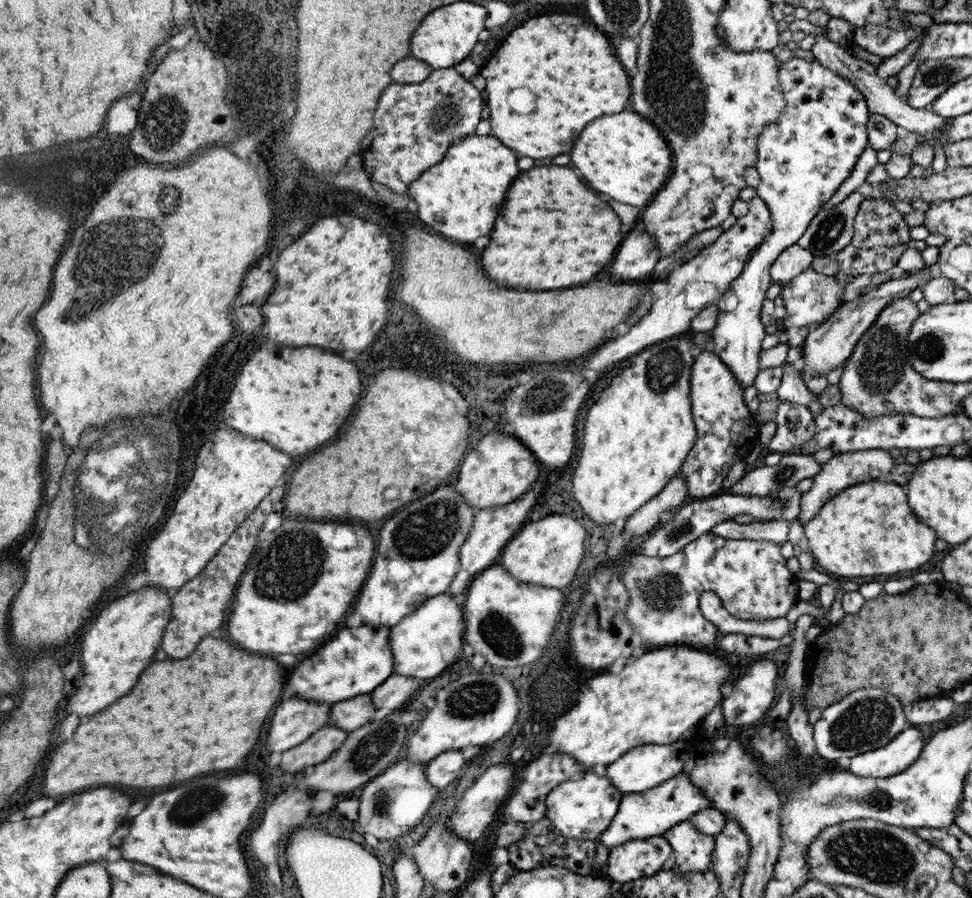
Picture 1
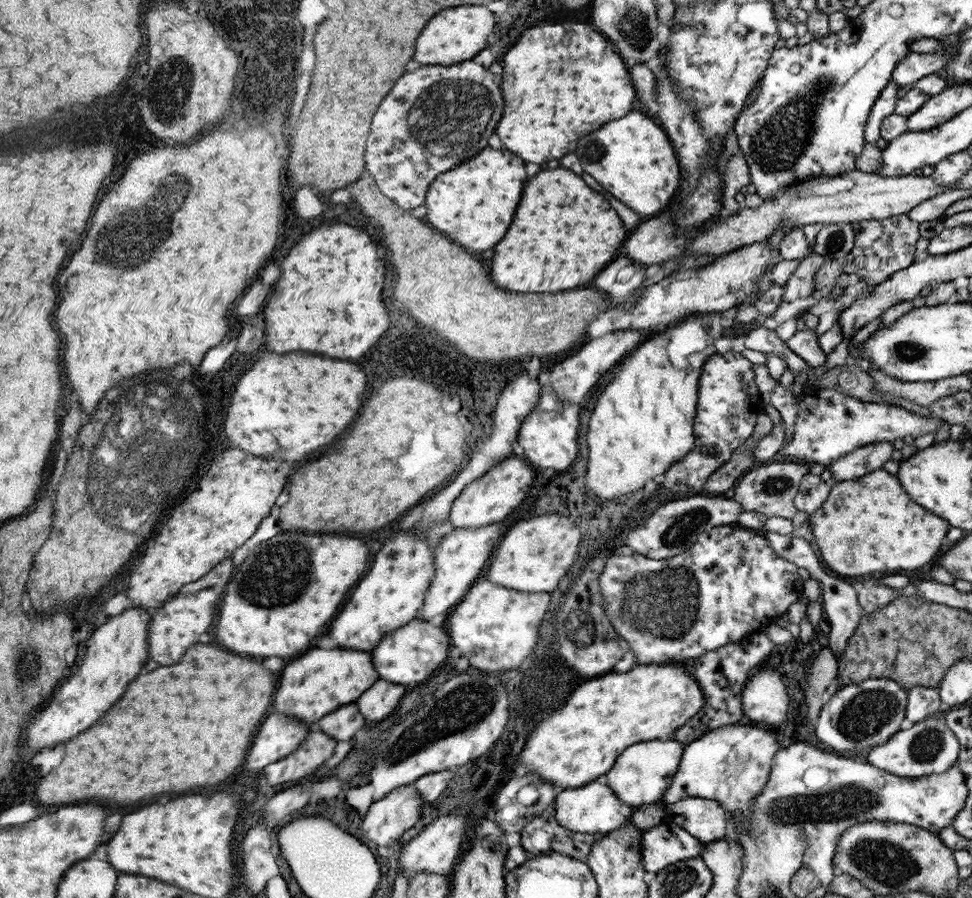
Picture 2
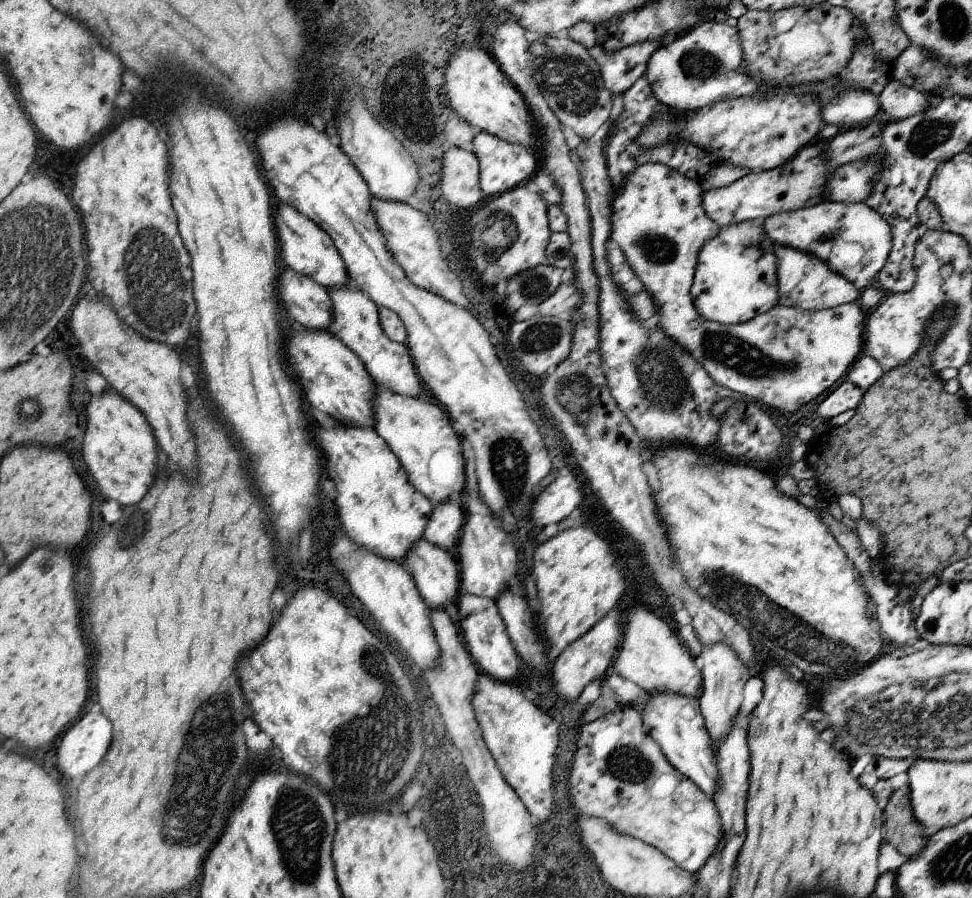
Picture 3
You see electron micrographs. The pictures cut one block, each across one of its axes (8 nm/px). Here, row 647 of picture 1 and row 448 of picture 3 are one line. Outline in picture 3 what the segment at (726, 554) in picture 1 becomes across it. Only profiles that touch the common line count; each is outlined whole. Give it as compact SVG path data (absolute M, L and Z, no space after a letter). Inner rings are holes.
M579 142L575 152L577 158L581 160L585 174L583 174L583 194L585 194L585 204L587 204L587 214L589 214L589 226L591 226L591 256L593 256L593 272L597 276L597 288L599 288L599 300L597 300L597 310L599 310L599 328L601 328L601 360L605 360L605 380L609 380L609 388L613 390L613 400L617 402L617 408L621 408L621 412L629 418L629 424L635 428L637 436L641 436L641 440L645 440L649 444L647 450L663 450L663 448L693 448L693 450L701 450L701 448L709 448L717 442L717 436L721 432L723 426L723 418L721 414L715 414L715 406L721 400L735 400L741 402L745 400L745 396L727 390L723 386L719 386L703 368L703 364L699 364L689 350L685 350L685 346L681 346L679 342L675 342L673 338L669 338L669 334L665 334L661 328L653 328L653 330L645 330L641 326L641 320L637 318L637 314L633 314L627 296L623 294L623 290L613 282L613 272L609 266L609 258L607 258L607 250L605 250L605 242L611 240L611 230L613 230L613 184L607 176L607 164L605 158L601 154L603 142L601 144L587 144Z

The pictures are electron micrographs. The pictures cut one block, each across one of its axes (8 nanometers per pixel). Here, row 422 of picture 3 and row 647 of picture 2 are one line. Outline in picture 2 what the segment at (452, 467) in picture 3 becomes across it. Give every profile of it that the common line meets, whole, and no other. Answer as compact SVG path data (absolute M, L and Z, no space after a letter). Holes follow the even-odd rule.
M413 620L405 624L403 628L397 628L395 632L389 632L383 636L383 640L377 644L377 648L371 650L373 664L377 672L381 672L381 680L387 680L391 684L411 684L425 680L435 668L441 666L441 662L447 656L449 650L449 636L445 632L443 622L423 622Z

